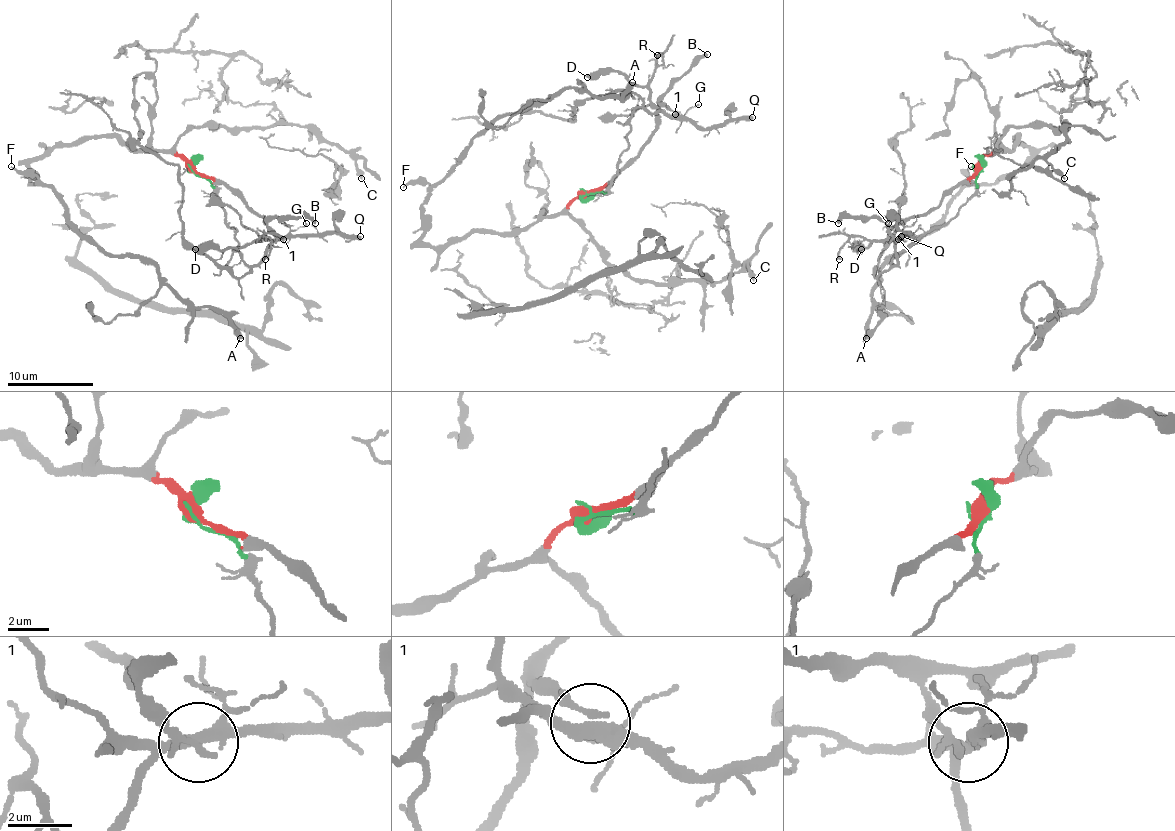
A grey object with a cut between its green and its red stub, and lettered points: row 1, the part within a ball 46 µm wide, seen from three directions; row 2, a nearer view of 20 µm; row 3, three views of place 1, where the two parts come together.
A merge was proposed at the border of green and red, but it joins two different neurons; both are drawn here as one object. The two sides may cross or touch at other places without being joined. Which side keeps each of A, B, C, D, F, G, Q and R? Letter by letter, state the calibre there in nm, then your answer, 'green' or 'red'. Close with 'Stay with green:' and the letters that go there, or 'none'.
A: 460 nm | red
B: 300 nm | red
C: 360 nm | red
D: 550 nm | green
F: 150 nm | red
G: 110 nm | green
Q: 440 nm | green
R: 170 nm | green
Stay with green: D, G, Q, R

